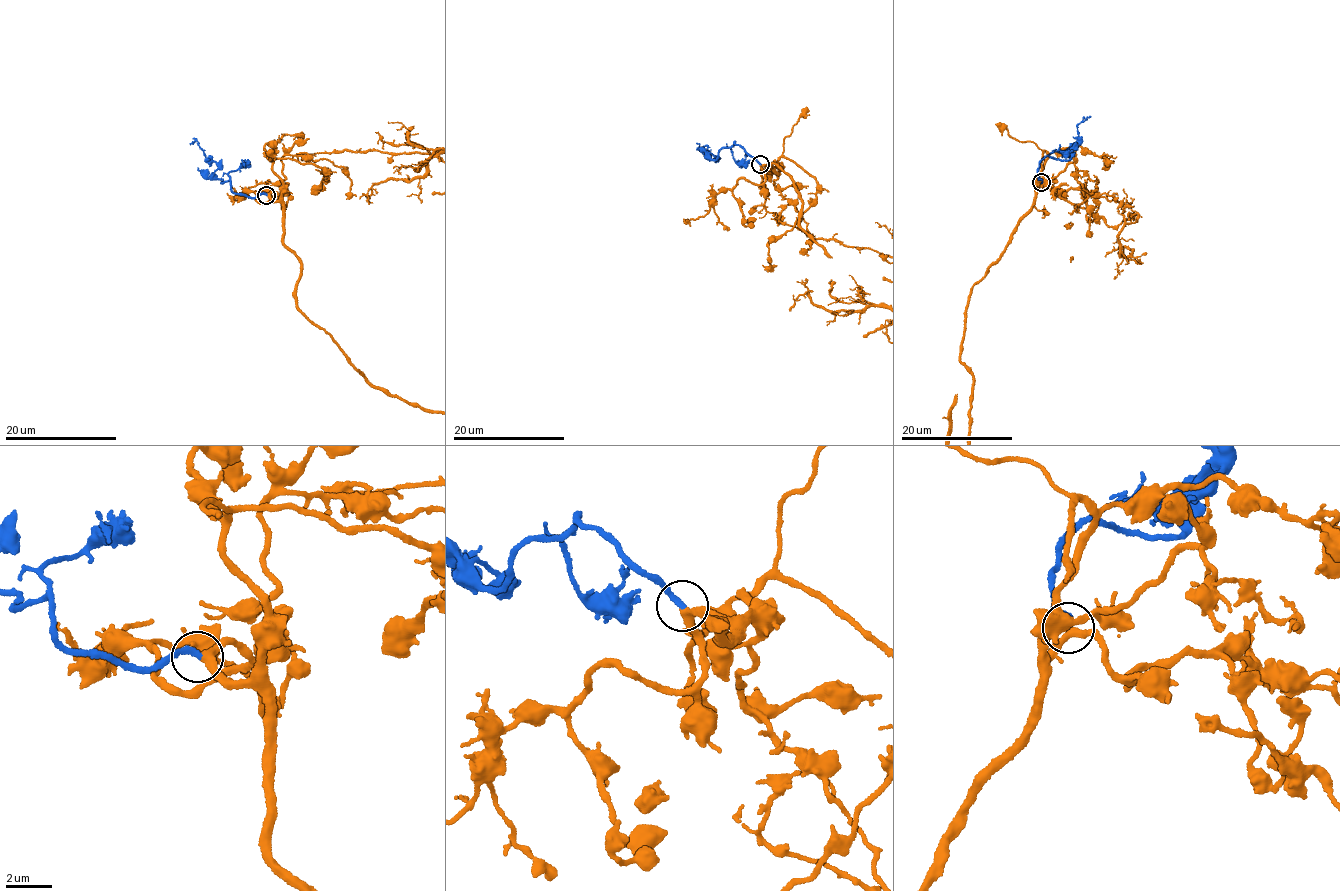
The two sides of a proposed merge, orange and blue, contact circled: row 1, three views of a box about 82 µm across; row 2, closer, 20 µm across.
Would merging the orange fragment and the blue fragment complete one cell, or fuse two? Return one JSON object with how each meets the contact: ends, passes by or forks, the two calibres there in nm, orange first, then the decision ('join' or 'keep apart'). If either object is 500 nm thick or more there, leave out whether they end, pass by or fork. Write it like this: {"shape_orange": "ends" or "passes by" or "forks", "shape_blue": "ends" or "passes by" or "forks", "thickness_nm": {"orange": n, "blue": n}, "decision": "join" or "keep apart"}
{"shape_orange": "passes by", "shape_blue": "ends", "thickness_nm": {"orange": 320, "blue": 260}, "decision": "join"}

